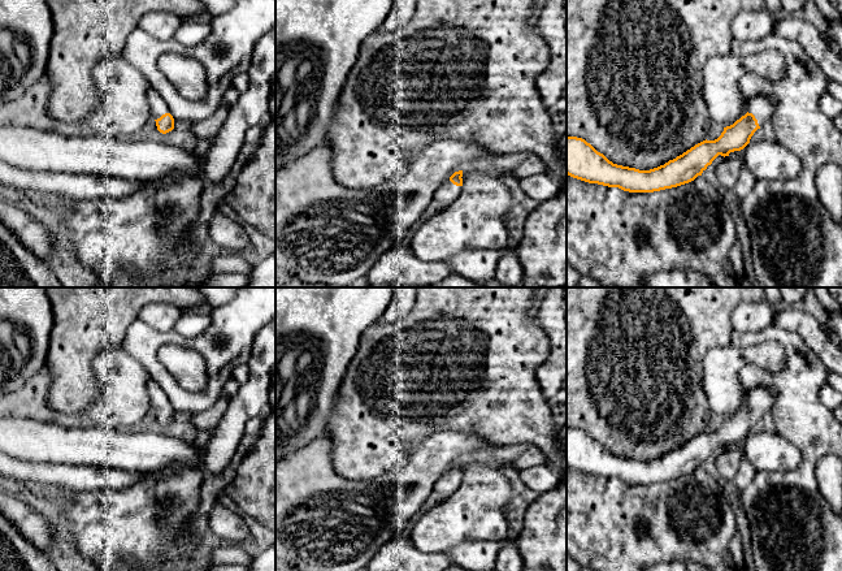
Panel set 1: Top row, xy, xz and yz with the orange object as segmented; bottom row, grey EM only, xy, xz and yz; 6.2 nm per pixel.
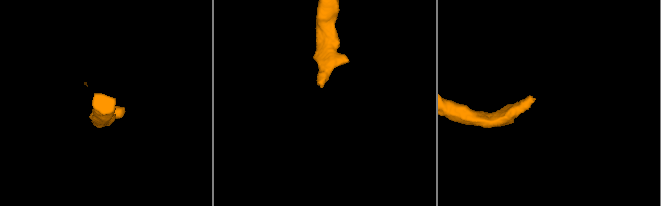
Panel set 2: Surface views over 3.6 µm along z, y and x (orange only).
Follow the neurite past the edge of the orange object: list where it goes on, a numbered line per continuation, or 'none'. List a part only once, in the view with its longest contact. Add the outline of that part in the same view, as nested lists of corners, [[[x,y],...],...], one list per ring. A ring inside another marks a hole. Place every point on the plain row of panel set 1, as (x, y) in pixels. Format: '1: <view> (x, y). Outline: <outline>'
1: yz (762, 398). Outline: [[[755,388],[747,397],[747,403],[752,405],[758,411],[759,418],[769,412],[773,405],[774,395],[767,388]]]

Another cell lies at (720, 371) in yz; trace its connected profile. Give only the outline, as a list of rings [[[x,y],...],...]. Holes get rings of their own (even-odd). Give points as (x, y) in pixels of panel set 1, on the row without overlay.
[[[732,343],[712,349],[704,355],[702,381],[713,415],[726,419],[747,405],[739,381],[739,371],[746,365],[743,349]]]

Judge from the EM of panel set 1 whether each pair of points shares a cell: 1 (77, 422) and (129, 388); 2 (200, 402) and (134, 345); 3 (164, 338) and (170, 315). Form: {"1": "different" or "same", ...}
{"1": "same", "2": "same", "3": "different"}

